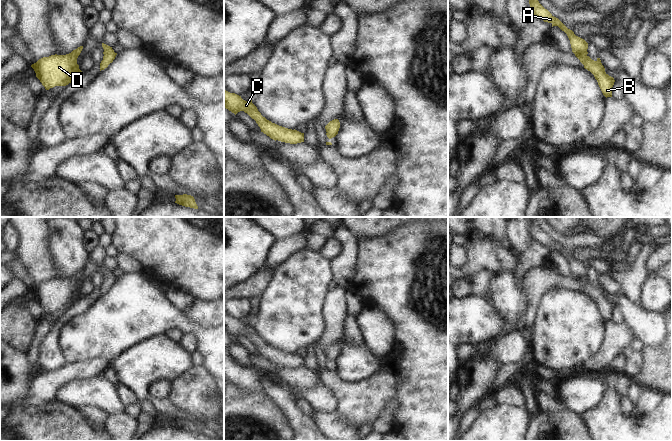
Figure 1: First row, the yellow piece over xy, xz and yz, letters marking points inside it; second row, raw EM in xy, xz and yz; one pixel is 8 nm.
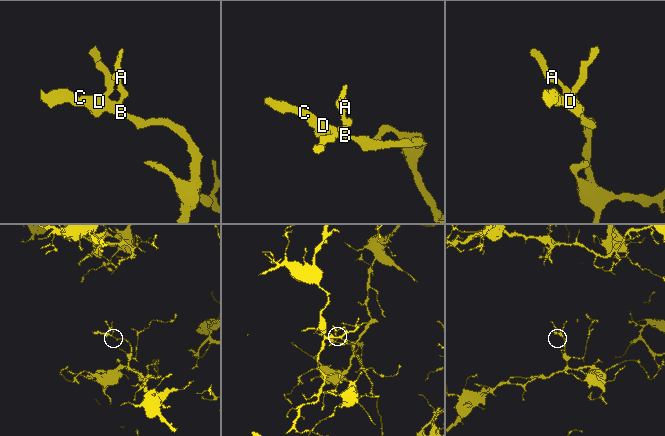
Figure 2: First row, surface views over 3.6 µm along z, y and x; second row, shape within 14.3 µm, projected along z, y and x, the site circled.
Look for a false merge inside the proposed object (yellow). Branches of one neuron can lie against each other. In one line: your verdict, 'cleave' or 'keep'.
keep

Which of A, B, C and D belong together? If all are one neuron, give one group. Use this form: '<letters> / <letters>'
A B C D

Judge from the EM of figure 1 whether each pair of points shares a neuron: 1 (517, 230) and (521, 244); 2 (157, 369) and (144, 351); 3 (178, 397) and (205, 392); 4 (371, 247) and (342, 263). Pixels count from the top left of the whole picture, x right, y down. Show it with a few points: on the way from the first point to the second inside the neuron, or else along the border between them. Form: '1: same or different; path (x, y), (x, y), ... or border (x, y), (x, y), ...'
1: same; path (518, 233), (521, 241)
2: same; path (153, 365), (147, 355)
3: same; path (185, 393), (198, 392)
4: different; border (356, 236), (357, 261), (355, 274), (352, 277)

